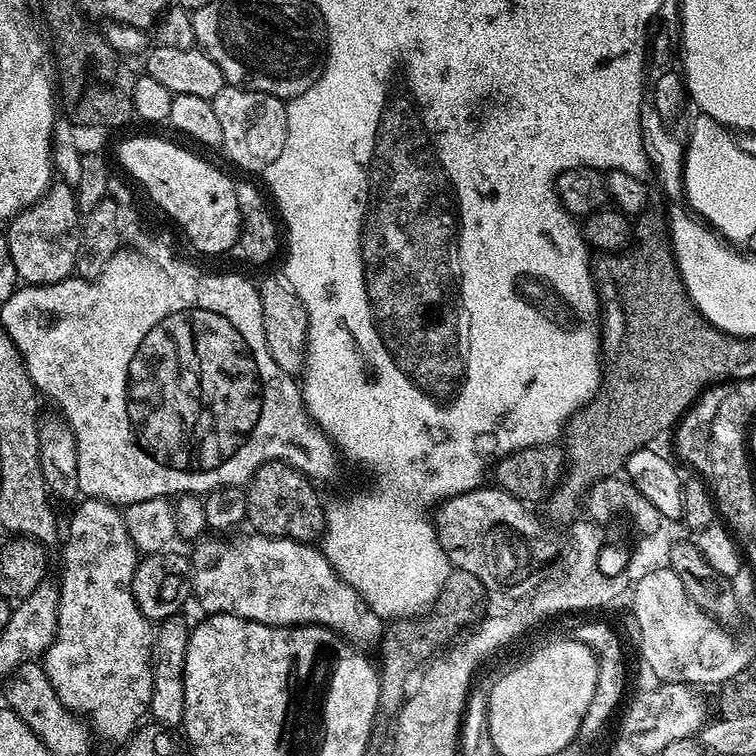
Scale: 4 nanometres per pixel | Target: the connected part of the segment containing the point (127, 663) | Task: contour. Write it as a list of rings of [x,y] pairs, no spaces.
[[[91,498],[81,499],[75,507],[68,524],[68,541],[64,544],[64,573],[58,576],[58,628],[51,646],[43,654],[42,663],[46,678],[50,678],[50,686],[54,686],[61,702],[71,712],[87,718],[91,731],[99,739],[101,736],[120,746],[137,731],[139,720],[149,711],[154,624],[134,602],[132,579],[138,553],[134,542],[130,542],[123,511],[115,504]]]

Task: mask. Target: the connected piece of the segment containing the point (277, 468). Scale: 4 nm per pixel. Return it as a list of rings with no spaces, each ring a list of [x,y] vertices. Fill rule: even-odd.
[[[283,460],[266,462],[252,475],[246,485],[246,510],[248,511],[246,520],[249,525],[252,523],[251,531],[261,536],[280,536],[284,540],[319,541],[324,535],[326,504],[323,499],[320,501],[316,488],[317,485],[309,480],[303,472],[293,468],[290,464],[285,464]]]

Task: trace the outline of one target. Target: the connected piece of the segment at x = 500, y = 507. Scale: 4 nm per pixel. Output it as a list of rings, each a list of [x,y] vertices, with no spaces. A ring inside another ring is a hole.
[[[481,486],[469,492],[451,496],[449,500],[443,501],[434,512],[438,542],[442,546],[444,553],[448,555],[449,565],[461,572],[475,574],[482,571],[480,555],[477,555],[476,547],[479,540],[484,539],[482,530],[488,528],[489,524],[504,521],[518,535],[525,534],[527,531],[534,532],[537,536],[540,536],[542,532],[541,517],[539,515],[536,517],[528,509],[531,507],[525,501],[510,495],[509,492],[504,492],[499,486],[488,487]]]

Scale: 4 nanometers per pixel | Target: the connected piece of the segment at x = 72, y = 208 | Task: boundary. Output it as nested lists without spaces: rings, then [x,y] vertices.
[[[53,182],[48,193],[13,216],[7,228],[10,258],[17,277],[25,285],[57,284],[73,275],[80,249],[82,213],[76,207],[76,189],[71,183]]]

